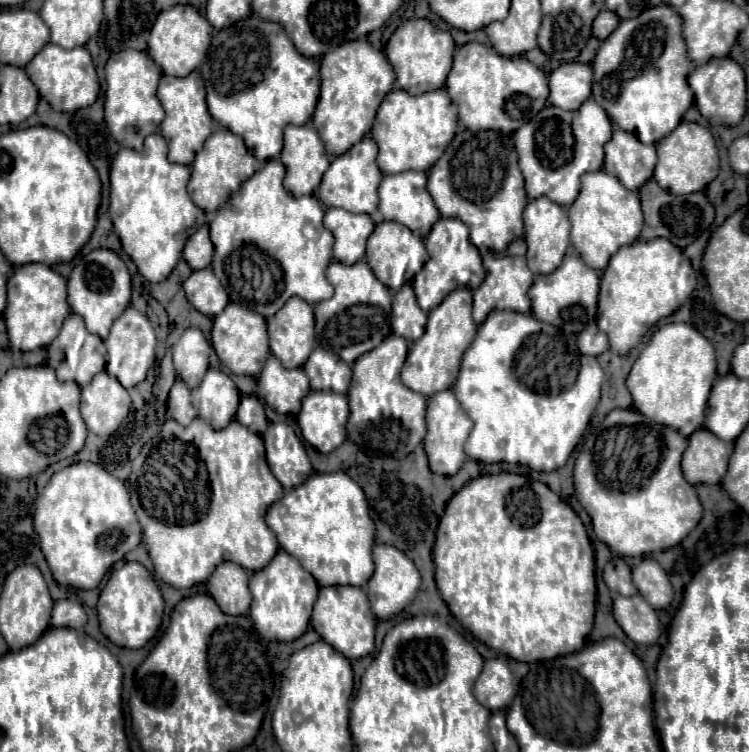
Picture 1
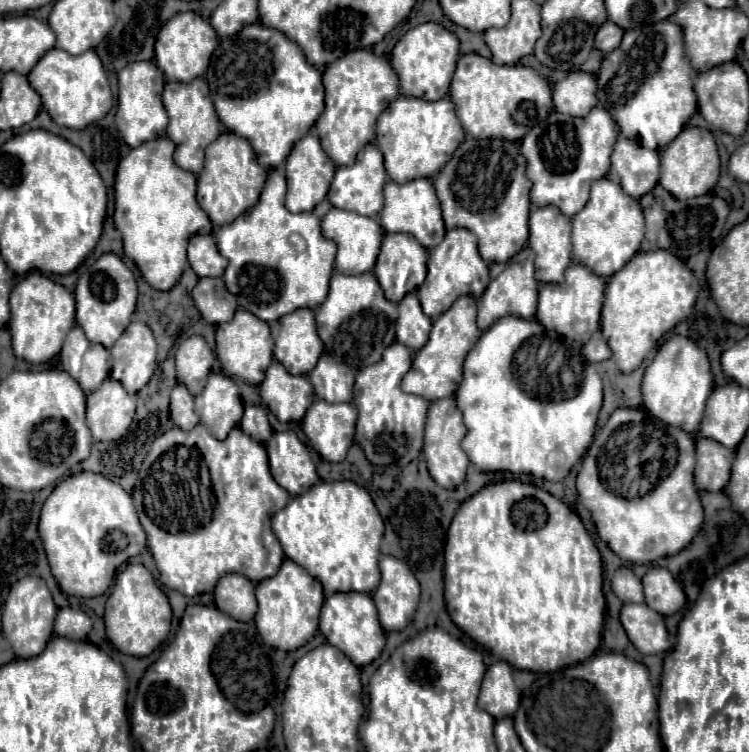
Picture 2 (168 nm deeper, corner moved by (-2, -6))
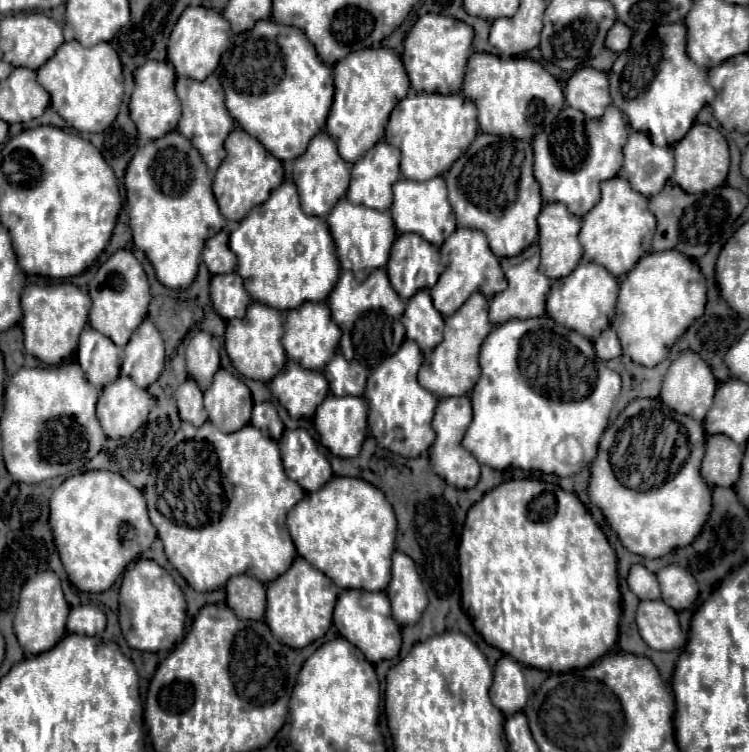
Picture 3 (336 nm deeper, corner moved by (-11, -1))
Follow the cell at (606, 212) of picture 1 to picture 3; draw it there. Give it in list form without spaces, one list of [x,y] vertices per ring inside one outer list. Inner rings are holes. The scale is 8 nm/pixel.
[[[613,177],[601,183],[601,201],[583,217],[579,243],[587,261],[603,265],[609,273],[621,277],[633,269],[635,261],[639,261],[643,253],[651,251],[653,233],[655,217],[647,209],[647,197],[635,193],[627,179]]]

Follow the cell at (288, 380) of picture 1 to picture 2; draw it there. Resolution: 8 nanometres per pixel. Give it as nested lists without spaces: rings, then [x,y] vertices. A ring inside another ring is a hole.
[[[272,362],[272,366],[266,370],[266,380],[260,384],[260,396],[282,424],[300,422],[314,402],[314,386],[310,384],[308,376],[292,376],[280,362]]]

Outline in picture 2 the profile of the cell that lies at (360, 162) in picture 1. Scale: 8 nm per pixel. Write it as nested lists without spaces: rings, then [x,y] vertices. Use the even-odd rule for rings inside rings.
[[[368,144],[358,154],[358,158],[356,158],[356,162],[352,166],[340,166],[336,170],[334,182],[332,182],[330,192],[328,192],[328,200],[336,208],[376,218],[378,212],[382,210],[382,188],[384,188],[386,180],[388,178],[386,178],[386,170],[384,170],[382,152],[378,150],[376,144]]]

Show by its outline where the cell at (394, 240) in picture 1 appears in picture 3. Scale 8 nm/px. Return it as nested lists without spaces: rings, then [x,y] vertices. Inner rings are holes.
[[[405,233],[395,239],[387,263],[387,275],[401,299],[407,301],[419,289],[433,287],[439,273],[439,249],[435,245],[417,233]]]

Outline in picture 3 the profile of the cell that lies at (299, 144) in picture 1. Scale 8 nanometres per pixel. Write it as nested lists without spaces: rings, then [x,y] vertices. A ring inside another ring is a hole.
[[[321,131],[317,133],[307,151],[295,159],[293,163],[293,181],[299,191],[301,207],[307,215],[317,215],[317,217],[327,217],[327,213],[333,209],[333,205],[345,195],[347,185],[349,185],[349,163],[343,161],[335,149],[335,141]]]

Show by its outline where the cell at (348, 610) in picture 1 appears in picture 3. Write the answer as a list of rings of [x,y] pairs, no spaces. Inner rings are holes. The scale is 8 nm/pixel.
[[[345,589],[341,591],[335,613],[333,613],[333,623],[341,637],[351,641],[361,653],[367,657],[371,663],[379,663],[383,659],[393,659],[399,655],[401,649],[401,629],[391,617],[391,605],[387,601],[385,593],[371,593],[363,589]]]

